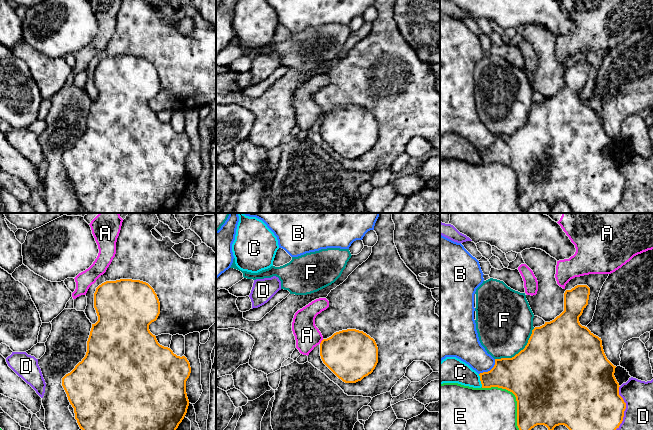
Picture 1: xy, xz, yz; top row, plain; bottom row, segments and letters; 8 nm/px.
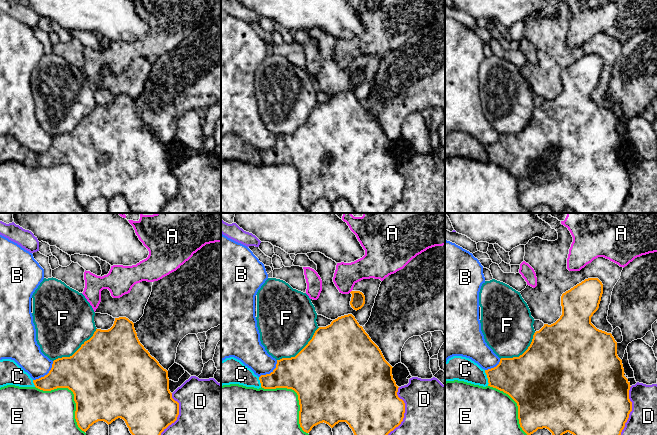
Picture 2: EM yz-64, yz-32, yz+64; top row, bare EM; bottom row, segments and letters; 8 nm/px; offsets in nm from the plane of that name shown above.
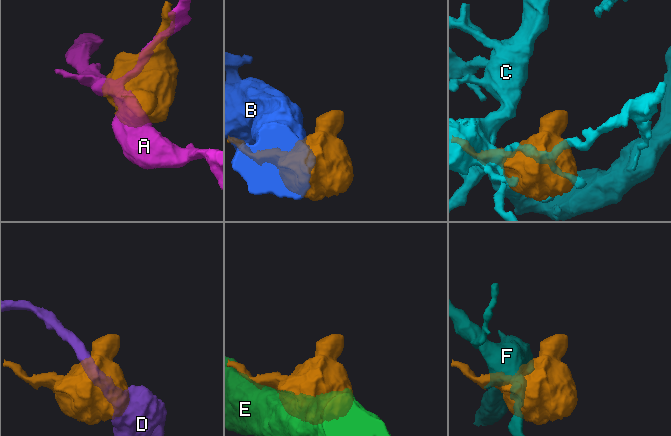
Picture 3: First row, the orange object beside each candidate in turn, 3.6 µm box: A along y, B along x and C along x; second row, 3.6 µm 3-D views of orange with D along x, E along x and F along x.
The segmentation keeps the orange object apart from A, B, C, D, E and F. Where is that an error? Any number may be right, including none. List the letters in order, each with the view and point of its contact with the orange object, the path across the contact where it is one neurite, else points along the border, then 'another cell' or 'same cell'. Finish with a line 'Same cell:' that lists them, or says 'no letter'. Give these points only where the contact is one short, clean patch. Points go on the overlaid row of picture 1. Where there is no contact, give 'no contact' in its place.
A: xz (321, 341) | along xz (323, 339), (319, 343) | another cell
B: yz (490, 370) | another cell
C: yz (480, 380) | another cell
D: yz (625, 408) | another cell
E: yz (515, 396) | another cell
F: yz (520, 351) | another cell
Same cell: no letter

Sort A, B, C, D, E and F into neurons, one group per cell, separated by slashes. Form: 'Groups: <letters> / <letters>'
Groups: A / B / C / D / E / F

